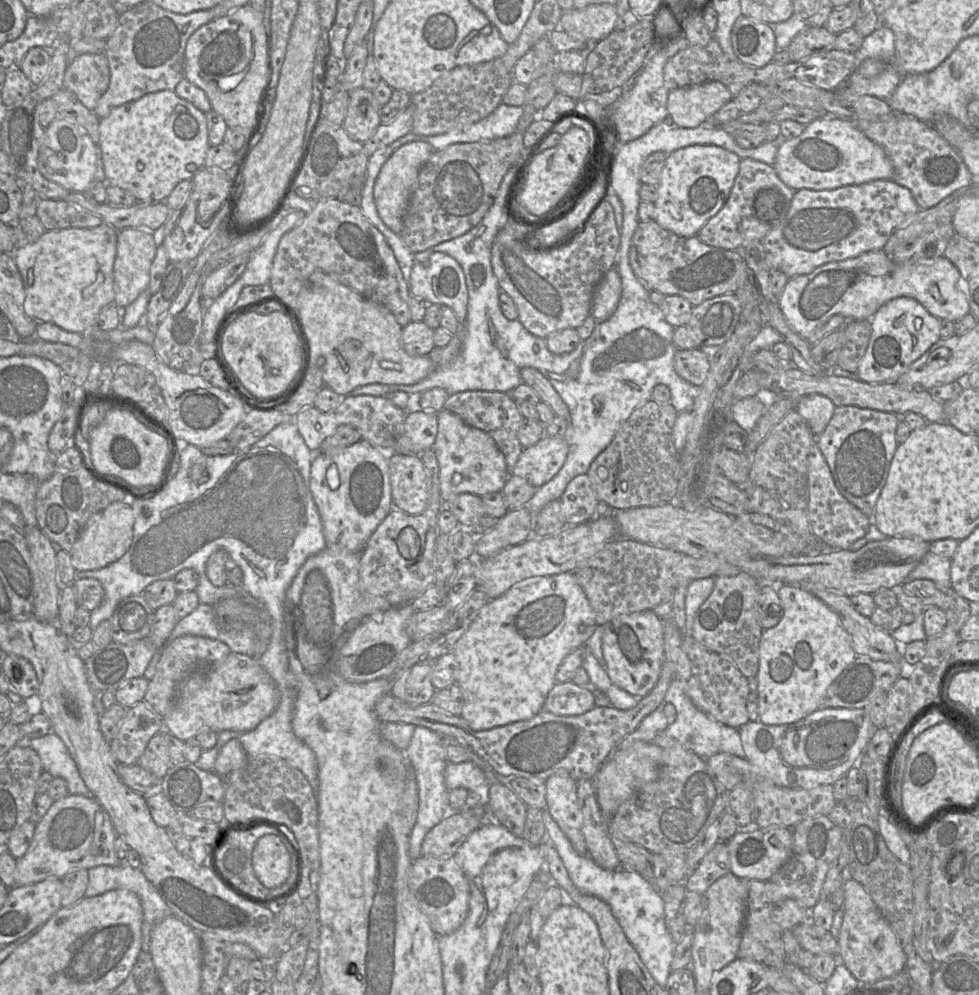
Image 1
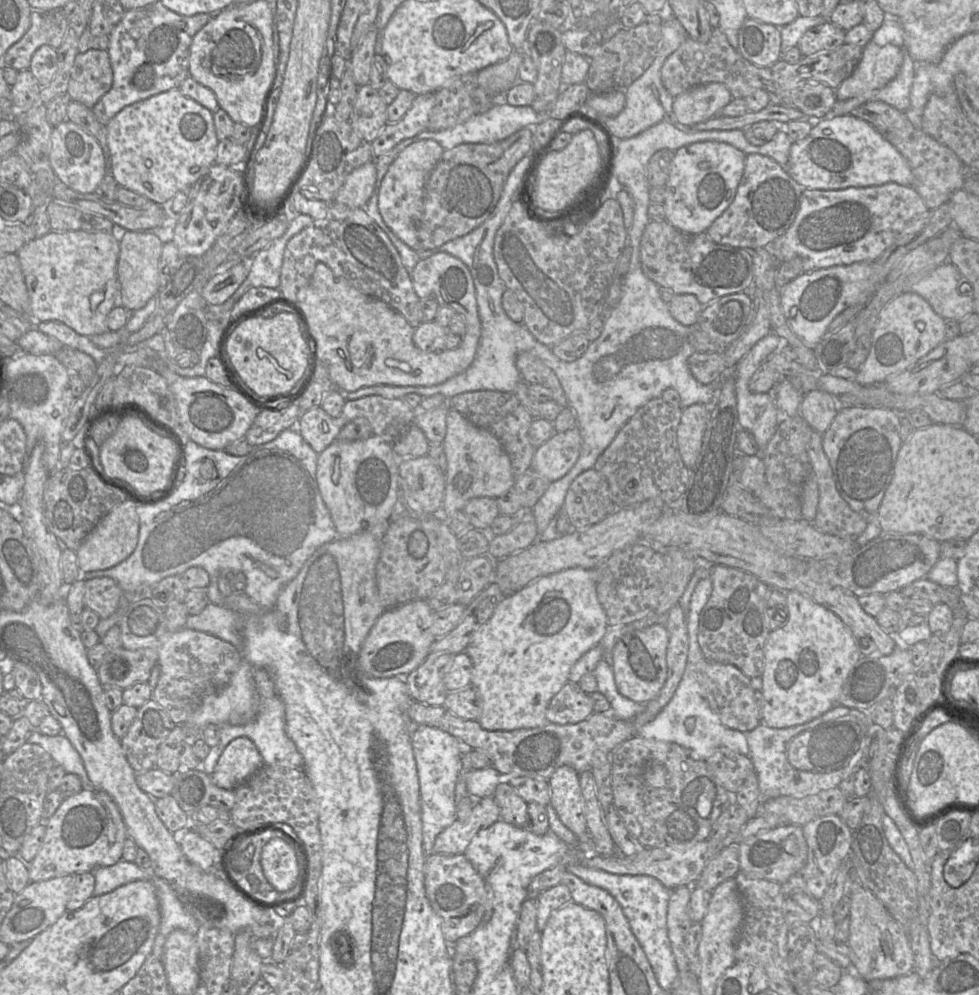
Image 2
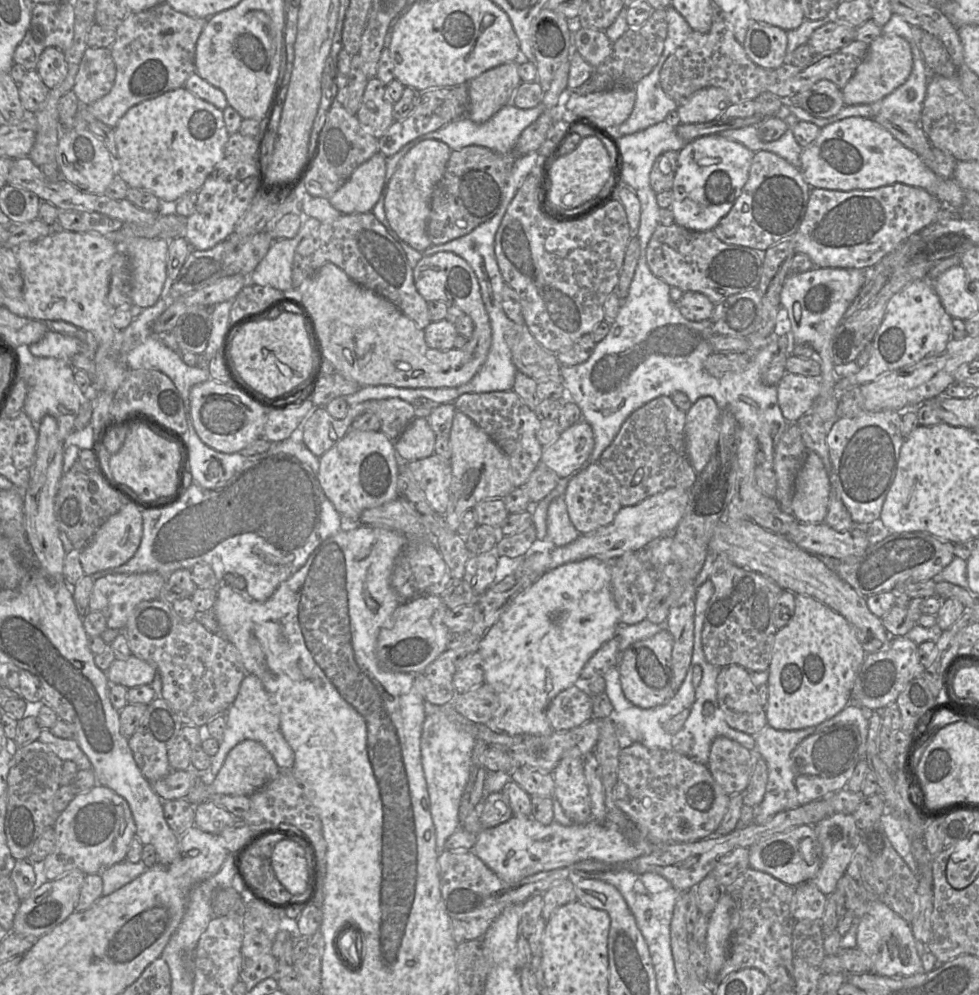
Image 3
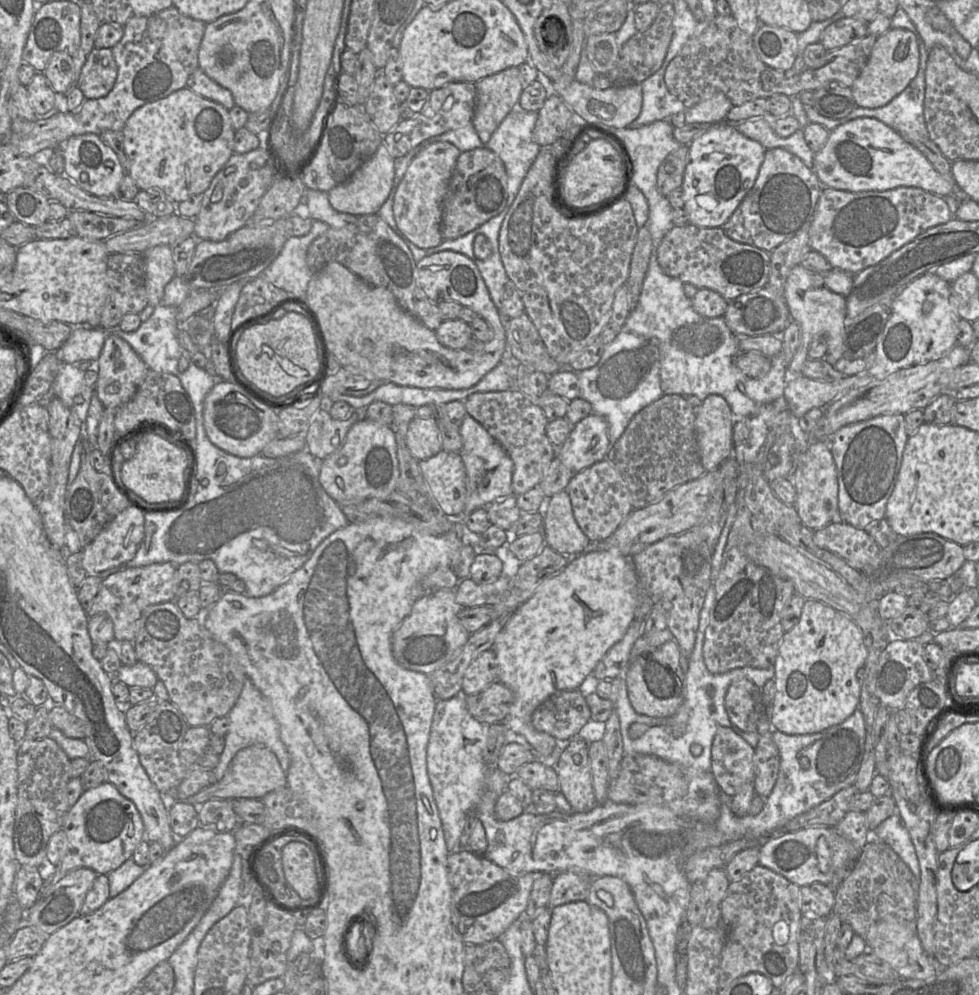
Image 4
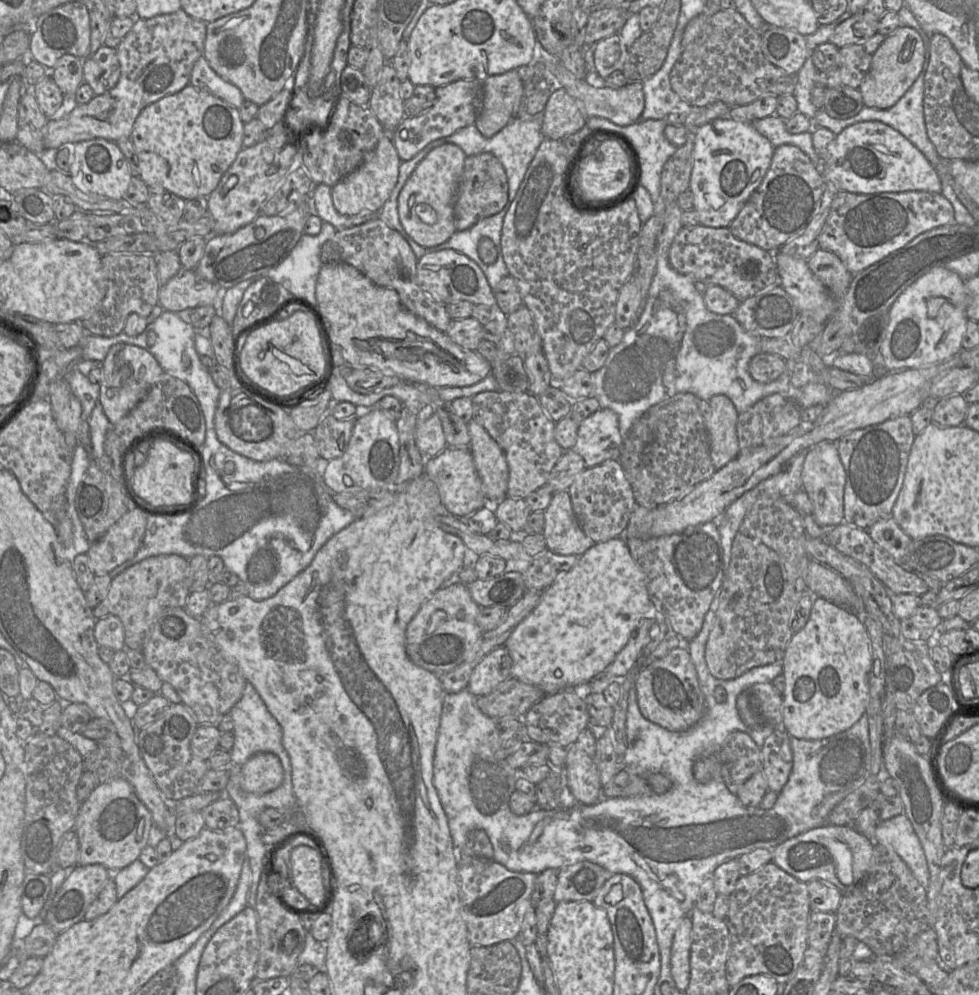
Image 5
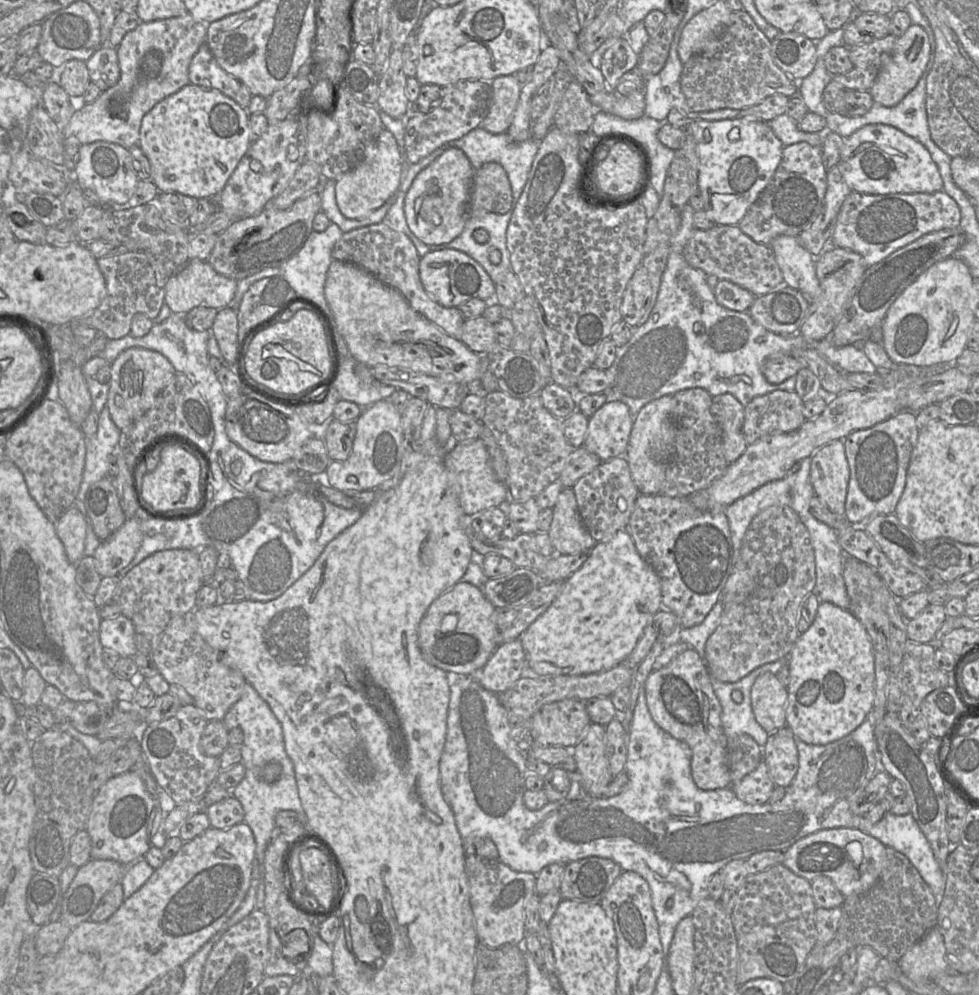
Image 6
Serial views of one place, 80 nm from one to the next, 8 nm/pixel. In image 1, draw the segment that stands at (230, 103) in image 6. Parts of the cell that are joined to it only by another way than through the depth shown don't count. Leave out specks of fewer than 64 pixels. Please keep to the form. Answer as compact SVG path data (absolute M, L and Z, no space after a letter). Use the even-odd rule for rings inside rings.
M174 90L148 93L138 100L114 108L107 117L100 120L99 146L108 185L130 192L139 203L165 202L178 183L192 180L204 167L206 152L210 147L206 116L191 102L178 96Z

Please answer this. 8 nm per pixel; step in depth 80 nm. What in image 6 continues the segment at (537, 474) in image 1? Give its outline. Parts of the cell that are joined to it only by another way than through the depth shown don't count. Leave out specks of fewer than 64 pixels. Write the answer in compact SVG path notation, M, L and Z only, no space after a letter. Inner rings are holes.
M607 402L589 417L582 447L603 462L624 456L633 424L634 419L625 403Z

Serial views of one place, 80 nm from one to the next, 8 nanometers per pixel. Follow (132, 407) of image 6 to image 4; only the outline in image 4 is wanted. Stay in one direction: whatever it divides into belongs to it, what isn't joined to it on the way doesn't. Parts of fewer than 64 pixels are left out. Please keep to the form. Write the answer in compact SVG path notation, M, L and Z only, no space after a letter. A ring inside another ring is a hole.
M115 334L106 338L98 361L98 380L94 388L104 408L118 408L128 402L145 378L148 367L134 349Z

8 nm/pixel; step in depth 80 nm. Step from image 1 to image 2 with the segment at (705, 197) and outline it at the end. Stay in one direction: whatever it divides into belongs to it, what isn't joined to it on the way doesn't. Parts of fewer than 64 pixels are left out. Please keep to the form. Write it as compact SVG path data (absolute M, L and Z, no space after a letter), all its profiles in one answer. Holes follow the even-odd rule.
M716 141L696 142L676 150L665 185L666 221L688 234L705 232L733 202L744 172L745 158L741 150Z

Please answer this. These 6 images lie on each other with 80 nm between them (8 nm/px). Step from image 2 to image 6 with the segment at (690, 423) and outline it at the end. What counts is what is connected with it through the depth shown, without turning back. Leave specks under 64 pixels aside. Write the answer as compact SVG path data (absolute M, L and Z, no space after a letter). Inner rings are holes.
M729 393L715 397L715 401L722 408L719 425L722 430L724 456L732 464L748 447L743 434L745 406Z

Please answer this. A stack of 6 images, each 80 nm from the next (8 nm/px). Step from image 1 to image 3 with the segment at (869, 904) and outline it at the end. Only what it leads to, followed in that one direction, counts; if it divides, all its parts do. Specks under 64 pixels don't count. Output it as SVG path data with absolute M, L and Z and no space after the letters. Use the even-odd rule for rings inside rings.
M873 902L869 910L856 921L857 948L870 957L874 973L886 977L903 977L924 972L910 924L886 904Z

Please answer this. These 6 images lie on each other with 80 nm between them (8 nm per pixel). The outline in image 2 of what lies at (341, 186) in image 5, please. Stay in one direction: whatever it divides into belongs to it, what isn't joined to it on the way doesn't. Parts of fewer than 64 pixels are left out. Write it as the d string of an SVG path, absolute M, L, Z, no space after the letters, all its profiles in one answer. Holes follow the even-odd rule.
M373 158L346 176L333 202L350 208L364 208L375 190L376 178L377 170Z

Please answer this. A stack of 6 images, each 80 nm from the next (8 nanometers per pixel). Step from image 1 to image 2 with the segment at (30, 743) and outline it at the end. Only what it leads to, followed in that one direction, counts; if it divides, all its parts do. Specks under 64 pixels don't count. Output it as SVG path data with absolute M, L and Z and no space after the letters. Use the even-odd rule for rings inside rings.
M33 730L27 743L40 745L51 755L56 765L62 766L66 773L76 774L81 780L83 790L94 789L81 756L64 734L49 736Z

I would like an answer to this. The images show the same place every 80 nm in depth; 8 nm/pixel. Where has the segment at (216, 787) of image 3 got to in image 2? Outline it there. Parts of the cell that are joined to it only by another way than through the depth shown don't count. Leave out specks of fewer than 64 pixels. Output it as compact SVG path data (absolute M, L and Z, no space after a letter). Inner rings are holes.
M238 737L225 747L210 776L216 786L234 790L263 765L263 758L253 741Z

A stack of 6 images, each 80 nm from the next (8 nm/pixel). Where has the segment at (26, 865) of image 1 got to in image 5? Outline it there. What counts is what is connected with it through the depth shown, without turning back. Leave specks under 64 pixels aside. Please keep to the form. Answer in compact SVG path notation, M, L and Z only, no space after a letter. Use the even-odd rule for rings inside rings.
M122 777L99 784L82 802L73 831L77 834L80 852L77 865L101 864L111 873L128 866L136 860L142 849L148 844L152 816L146 806L138 799L132 786Z

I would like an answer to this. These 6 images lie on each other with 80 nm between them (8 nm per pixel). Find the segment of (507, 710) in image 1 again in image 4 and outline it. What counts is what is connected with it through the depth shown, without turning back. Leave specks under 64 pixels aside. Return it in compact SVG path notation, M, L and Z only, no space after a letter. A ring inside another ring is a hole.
M611 548L604 551L590 551L572 557L569 563L557 574L545 579L536 589L531 598L519 606L511 615L503 629L496 636L493 647L498 665L498 681L507 686L514 695L514 701L508 715L501 722L515 733L523 736L526 741L536 750L537 759L548 757L558 746L558 740L554 737L540 732L532 724L532 714L547 698L556 692L563 690L576 690L587 676L592 674L598 662L603 658L607 651L625 635L627 629L635 620L636 608L638 604L639 579L634 569L630 557L624 556L618 549Z

